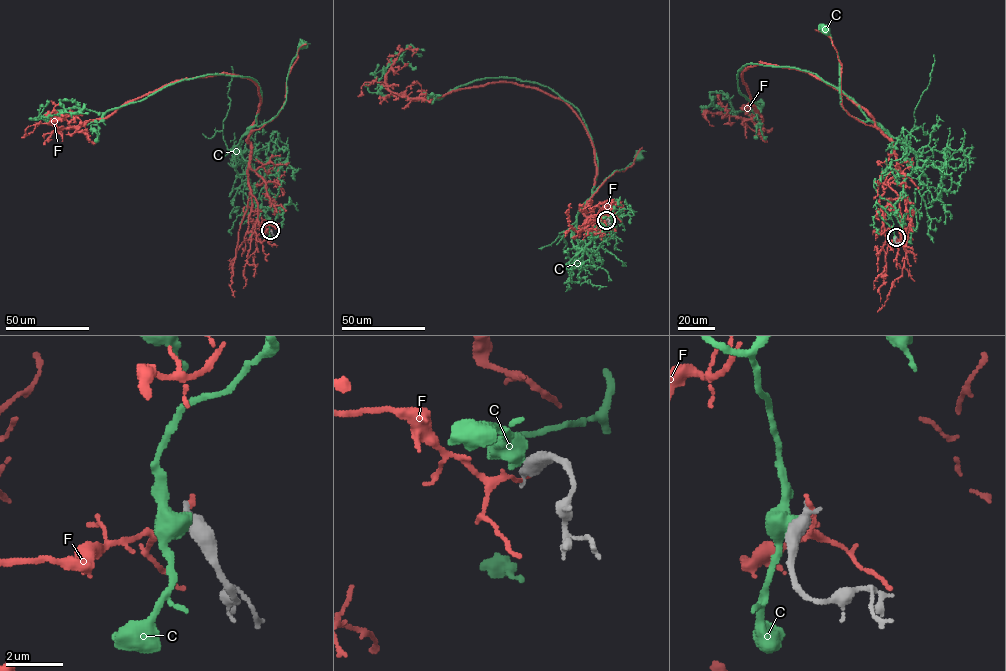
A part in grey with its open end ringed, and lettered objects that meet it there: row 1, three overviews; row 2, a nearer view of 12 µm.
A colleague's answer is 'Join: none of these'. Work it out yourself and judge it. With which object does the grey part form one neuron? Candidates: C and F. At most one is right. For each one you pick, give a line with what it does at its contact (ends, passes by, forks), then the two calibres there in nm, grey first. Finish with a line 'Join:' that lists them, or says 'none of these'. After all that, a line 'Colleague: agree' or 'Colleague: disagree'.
Join: none of these
Colleague: agree

